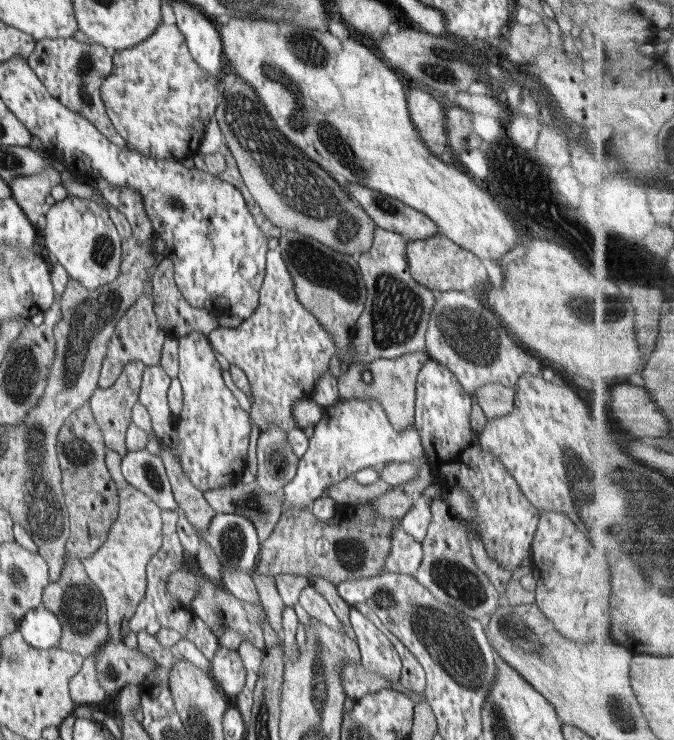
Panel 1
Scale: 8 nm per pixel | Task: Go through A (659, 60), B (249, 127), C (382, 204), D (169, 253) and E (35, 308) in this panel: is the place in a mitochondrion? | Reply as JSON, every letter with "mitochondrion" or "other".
{"A":"other","B":"mitochondrion","C":"mitochondrion","D":"other","E":"other"}

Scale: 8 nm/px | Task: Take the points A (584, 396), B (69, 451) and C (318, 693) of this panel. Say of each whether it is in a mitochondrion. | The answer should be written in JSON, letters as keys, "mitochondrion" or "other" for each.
{"A":"other","B":"mitochondrion","C":"mitochondrion"}

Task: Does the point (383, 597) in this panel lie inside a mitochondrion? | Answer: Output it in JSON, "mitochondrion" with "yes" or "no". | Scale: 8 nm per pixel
{"mitochondrion":"yes"}

